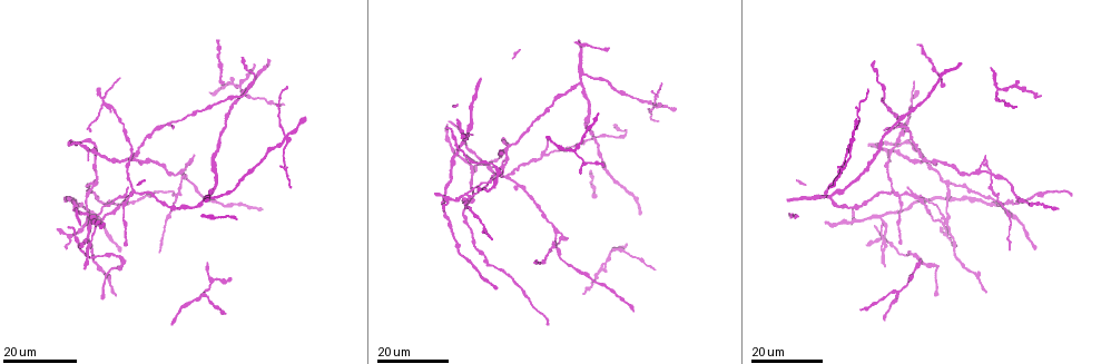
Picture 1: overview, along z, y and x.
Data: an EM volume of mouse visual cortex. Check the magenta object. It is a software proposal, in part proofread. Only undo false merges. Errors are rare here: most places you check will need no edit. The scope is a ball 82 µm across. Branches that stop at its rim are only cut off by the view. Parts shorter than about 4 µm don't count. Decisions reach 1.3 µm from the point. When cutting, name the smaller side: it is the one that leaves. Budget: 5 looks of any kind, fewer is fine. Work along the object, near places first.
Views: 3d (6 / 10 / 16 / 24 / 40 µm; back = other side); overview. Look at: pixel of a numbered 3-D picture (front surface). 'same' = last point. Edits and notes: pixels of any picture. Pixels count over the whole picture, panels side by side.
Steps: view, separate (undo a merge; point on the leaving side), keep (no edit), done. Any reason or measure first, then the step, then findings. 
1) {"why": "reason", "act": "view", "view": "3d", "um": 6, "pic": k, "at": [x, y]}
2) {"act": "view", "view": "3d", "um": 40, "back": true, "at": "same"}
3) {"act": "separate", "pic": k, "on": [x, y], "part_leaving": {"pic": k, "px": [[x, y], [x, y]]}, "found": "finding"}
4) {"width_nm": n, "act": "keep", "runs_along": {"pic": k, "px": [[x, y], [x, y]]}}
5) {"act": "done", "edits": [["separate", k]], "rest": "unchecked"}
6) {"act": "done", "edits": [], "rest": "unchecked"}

{"why": "four-way junction", "act": "view", "view": "3d", "um": 16, "pic": 1, "at": [993, 175]}

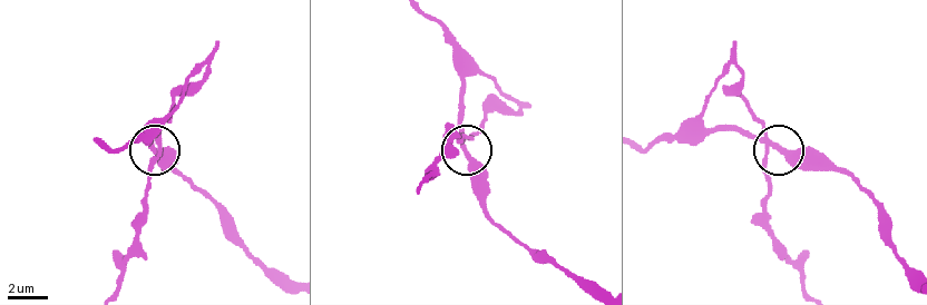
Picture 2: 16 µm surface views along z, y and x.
{"why": "zoom in", "act": "view", "view": "3d", "um": 10, "pic": 2, "at": [464, 145]}

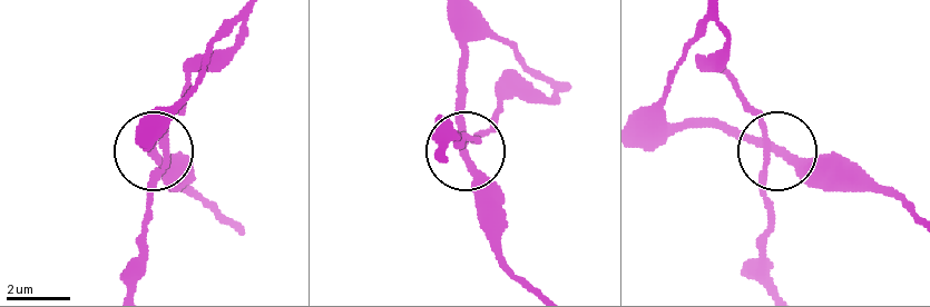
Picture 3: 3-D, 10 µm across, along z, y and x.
{"arms": 4, "act": "keep", "found": "one cell here"}

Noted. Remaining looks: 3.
{"why": "arms part here", "act": "view", "view": "3d", "um": 24, "pic": 1, "at": [878, 216]}

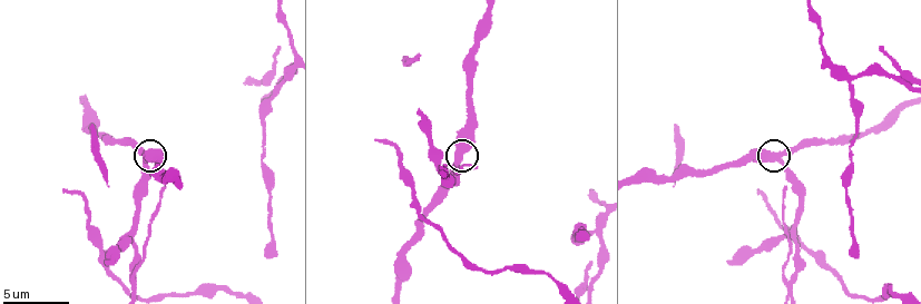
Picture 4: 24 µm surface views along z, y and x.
{"act": "view", "view": "3d", "um": 6, "pic": 4, "at": [458, 156]}

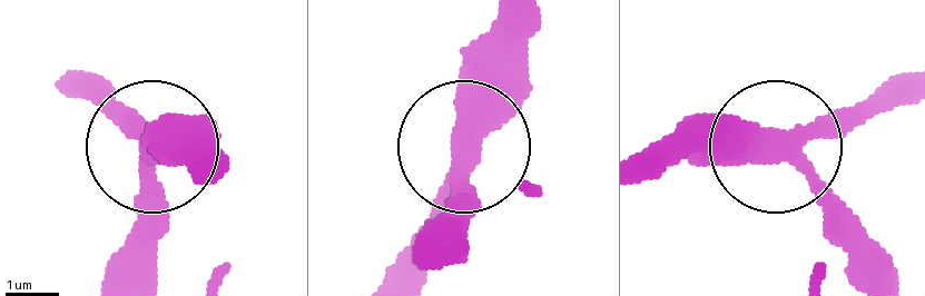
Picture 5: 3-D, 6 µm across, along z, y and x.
{"side_arm_um": 16, "arms": 3, "act": "keep", "found": "all the same cell"}

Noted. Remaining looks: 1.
{"why": "three-way junction", "act": "view", "view": "3d", "um": 6, "pic": 4, "at": [825, 61]}

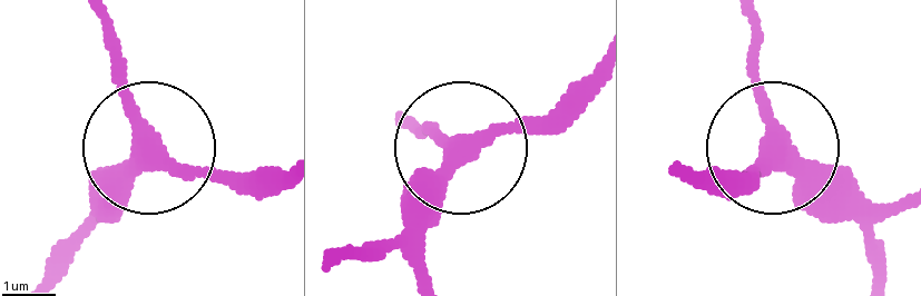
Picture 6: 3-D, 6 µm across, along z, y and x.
{"act": "keep", "runs_along": {"pic": 6, "px": [[899, 201], [845, 206], [792, 157], [752, 63], [752, 11]]}, "found": "continuous, no second cell"}

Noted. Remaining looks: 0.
{"act": "done", "edits": [], "rest": "unchecked"}

